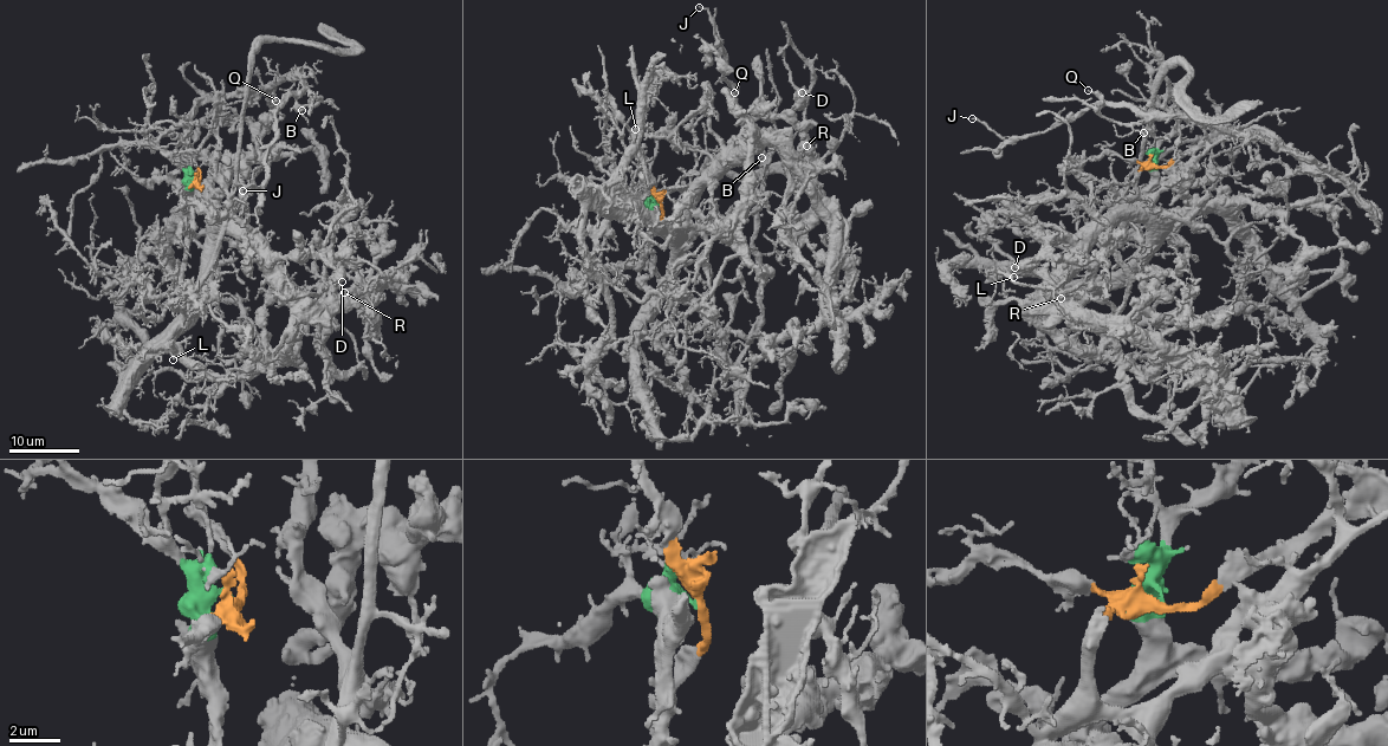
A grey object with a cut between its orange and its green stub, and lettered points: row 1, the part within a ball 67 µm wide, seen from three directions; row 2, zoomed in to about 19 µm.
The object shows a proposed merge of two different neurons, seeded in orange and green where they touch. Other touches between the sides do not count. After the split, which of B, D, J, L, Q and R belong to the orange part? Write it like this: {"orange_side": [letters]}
{"orange_side": ["B", "J", "Q"]}

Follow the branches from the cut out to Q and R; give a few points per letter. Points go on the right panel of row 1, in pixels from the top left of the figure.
Q: (1155, 166), (1174, 163), (1206, 141), (1259, 134), (1341, 176), (1256, 137), (1186, 118), (1140, 116), (1088, 90)
R: (1155, 166), (1117, 241), (1106, 251), (1120, 215), (1051, 291), (1076, 300), (1061, 298)

